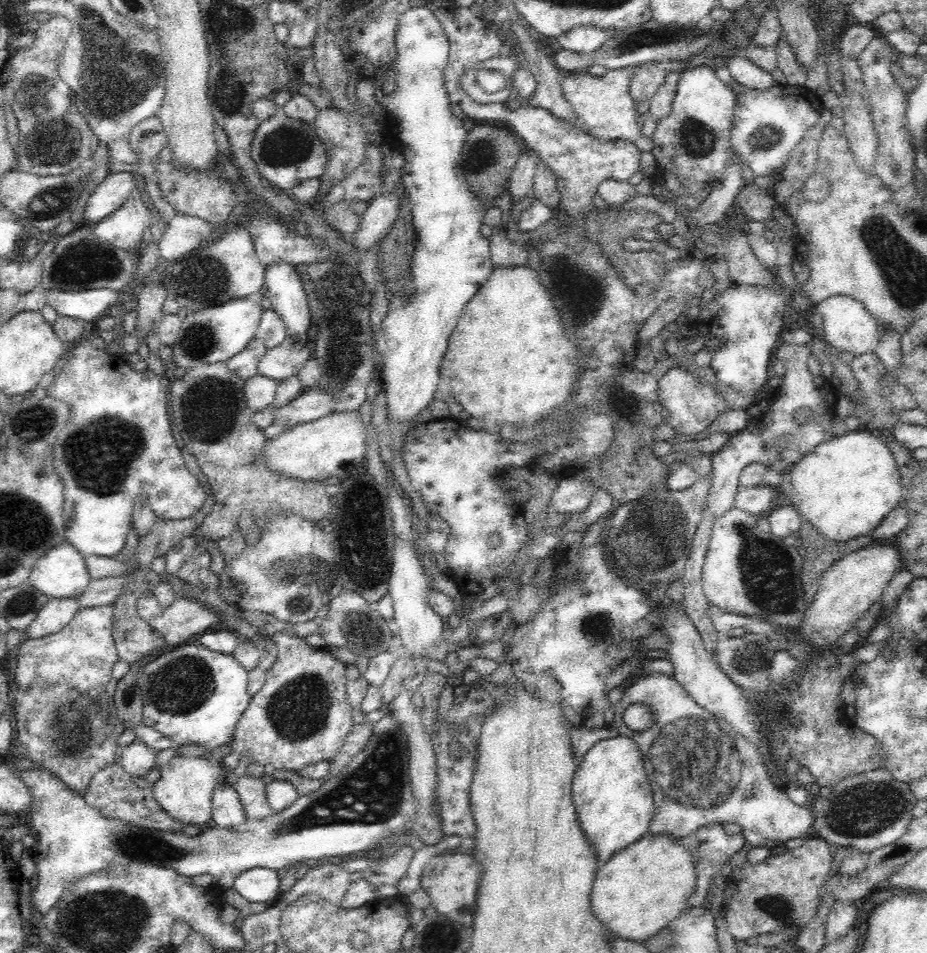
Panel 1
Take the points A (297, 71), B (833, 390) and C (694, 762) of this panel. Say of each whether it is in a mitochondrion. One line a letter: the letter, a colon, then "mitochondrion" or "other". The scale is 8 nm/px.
A: other
B: other
C: mitochondrion

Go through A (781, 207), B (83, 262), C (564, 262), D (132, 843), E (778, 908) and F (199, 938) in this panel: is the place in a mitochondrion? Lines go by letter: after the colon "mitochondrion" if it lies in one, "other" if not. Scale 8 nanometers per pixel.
A: other
B: mitochondrion
C: mitochondrion
D: mitochondrion
E: mitochondrion
F: other

